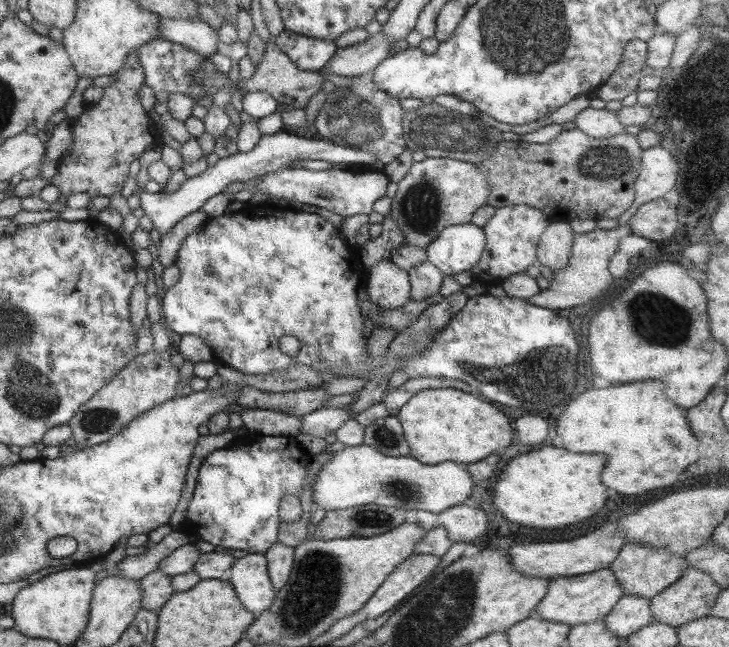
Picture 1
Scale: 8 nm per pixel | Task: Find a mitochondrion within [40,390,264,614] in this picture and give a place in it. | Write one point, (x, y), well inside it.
(98, 420)

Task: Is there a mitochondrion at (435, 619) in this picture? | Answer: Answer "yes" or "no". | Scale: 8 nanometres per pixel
yes

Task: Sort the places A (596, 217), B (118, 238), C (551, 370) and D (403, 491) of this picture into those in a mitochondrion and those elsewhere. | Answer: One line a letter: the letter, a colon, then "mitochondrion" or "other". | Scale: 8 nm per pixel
A: other
B: other
C: mitochondrion
D: mitochondrion

